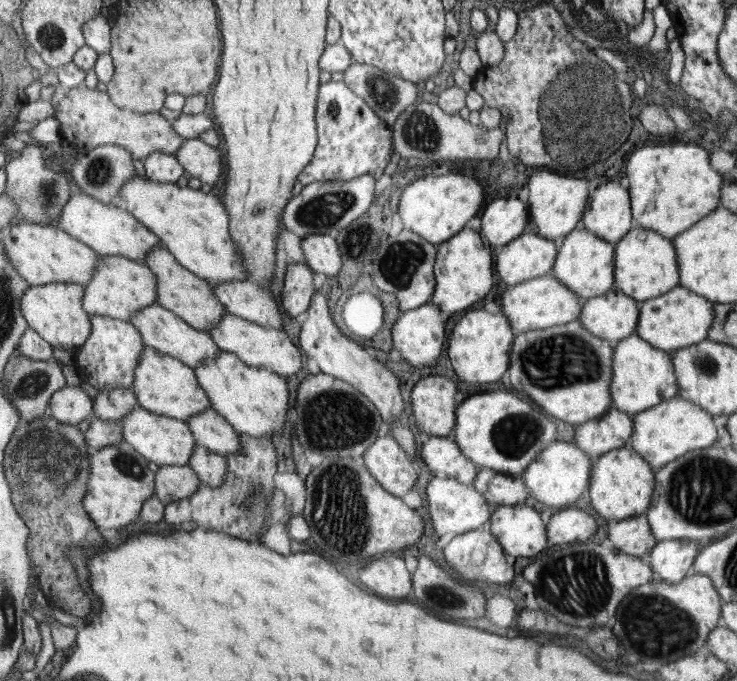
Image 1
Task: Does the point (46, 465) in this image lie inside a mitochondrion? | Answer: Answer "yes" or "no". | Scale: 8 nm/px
yes

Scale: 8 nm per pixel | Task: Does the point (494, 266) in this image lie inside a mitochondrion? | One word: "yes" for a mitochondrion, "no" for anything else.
no

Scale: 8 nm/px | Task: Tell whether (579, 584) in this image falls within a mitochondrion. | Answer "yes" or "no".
yes

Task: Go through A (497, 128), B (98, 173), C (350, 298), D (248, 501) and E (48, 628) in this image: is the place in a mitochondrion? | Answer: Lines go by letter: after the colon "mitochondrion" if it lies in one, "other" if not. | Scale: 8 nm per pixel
A: other
B: mitochondrion
C: other
D: mitochondrion
E: other

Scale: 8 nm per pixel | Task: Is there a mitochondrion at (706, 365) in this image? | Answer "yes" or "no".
yes

